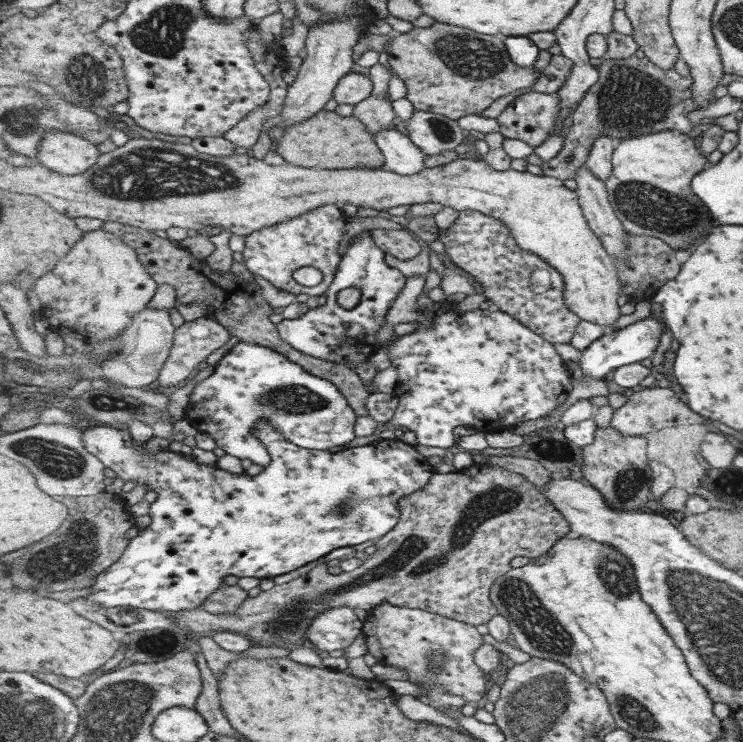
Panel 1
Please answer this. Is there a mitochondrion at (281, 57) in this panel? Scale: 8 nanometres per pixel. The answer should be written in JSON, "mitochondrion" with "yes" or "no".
{"mitochondrion":"no"}

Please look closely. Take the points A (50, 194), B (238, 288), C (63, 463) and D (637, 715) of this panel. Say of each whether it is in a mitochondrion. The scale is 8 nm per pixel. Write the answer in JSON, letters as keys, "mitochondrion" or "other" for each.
{"A":"other","B":"other","C":"mitochondrion","D":"mitochondrion"}

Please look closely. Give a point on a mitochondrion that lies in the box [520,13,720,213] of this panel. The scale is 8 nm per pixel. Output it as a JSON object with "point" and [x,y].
{"point":[632,99]}

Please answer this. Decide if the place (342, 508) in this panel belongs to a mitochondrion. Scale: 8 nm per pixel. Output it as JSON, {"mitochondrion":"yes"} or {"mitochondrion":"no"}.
{"mitochondrion":"yes"}

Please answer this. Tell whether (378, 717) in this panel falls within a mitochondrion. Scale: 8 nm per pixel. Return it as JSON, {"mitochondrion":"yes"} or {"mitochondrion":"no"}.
{"mitochondrion":"no"}

